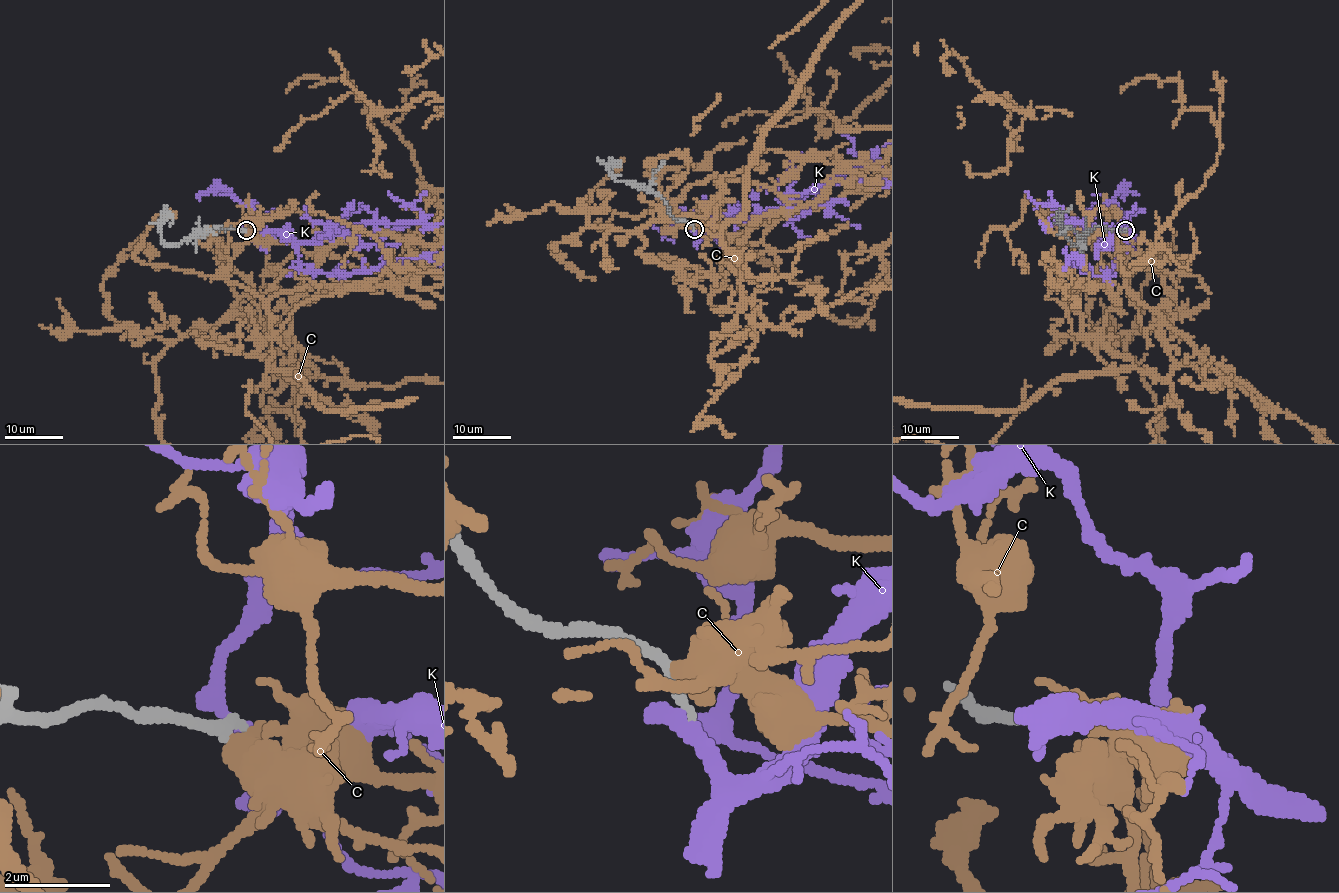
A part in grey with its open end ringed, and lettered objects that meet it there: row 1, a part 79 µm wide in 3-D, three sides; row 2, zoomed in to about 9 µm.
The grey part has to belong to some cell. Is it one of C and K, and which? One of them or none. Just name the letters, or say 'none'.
K

